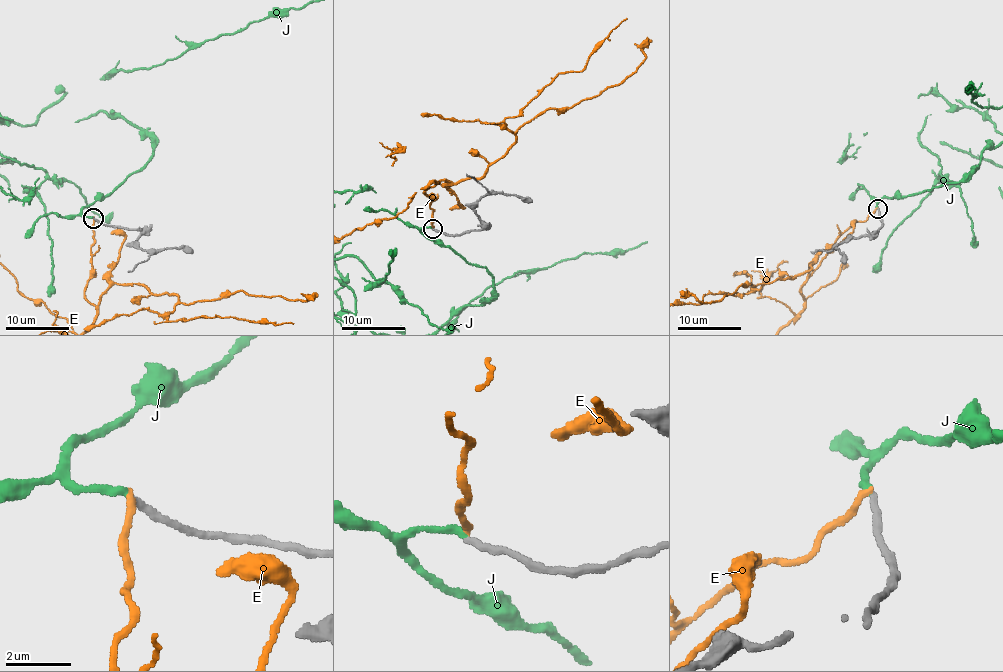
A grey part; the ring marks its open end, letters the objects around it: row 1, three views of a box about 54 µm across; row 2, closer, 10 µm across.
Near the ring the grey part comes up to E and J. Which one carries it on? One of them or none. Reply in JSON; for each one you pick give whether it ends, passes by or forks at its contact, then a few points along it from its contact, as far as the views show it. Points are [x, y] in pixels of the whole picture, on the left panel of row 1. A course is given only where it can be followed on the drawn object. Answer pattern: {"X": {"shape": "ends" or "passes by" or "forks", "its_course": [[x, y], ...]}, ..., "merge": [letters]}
{"J": {"shape": "ends"}, "merge": ["J"]}

